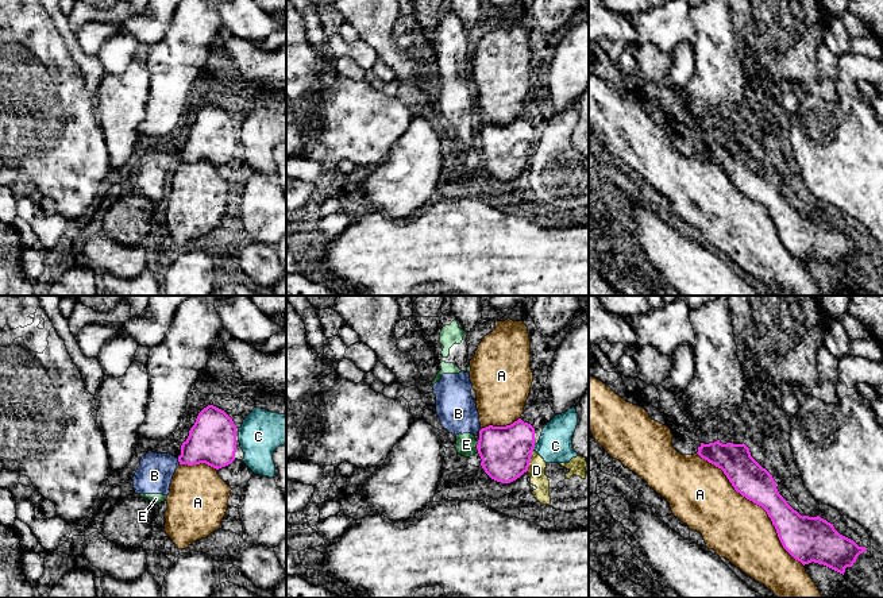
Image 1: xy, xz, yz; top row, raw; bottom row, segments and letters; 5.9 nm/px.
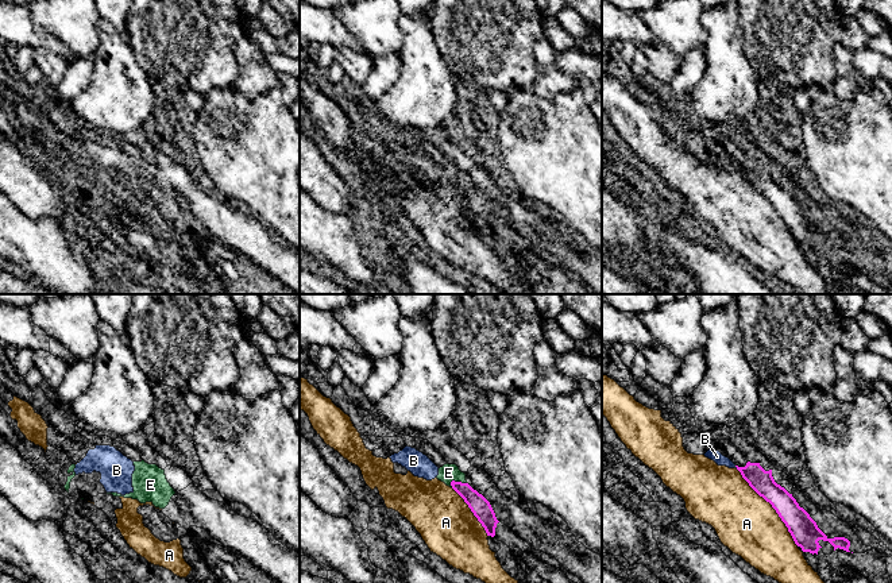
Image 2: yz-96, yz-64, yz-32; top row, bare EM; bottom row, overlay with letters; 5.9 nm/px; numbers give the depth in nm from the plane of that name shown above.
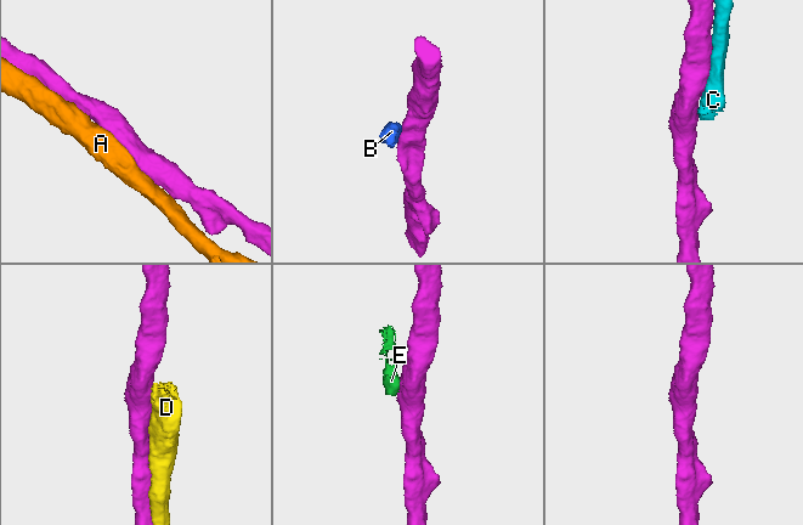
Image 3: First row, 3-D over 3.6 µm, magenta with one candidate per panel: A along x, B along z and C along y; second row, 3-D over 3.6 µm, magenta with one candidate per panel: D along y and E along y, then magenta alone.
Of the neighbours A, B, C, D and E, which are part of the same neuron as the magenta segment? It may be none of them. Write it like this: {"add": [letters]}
{"add": []}

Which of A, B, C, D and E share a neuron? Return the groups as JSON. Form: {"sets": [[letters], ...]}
{"sets": [["A"], ["B"], ["C", "D"], ["E"]]}

